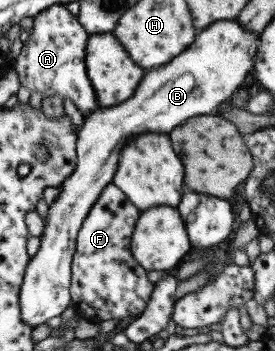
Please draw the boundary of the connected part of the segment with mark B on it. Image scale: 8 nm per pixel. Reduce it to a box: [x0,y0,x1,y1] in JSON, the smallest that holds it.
[18,19,259,328]

